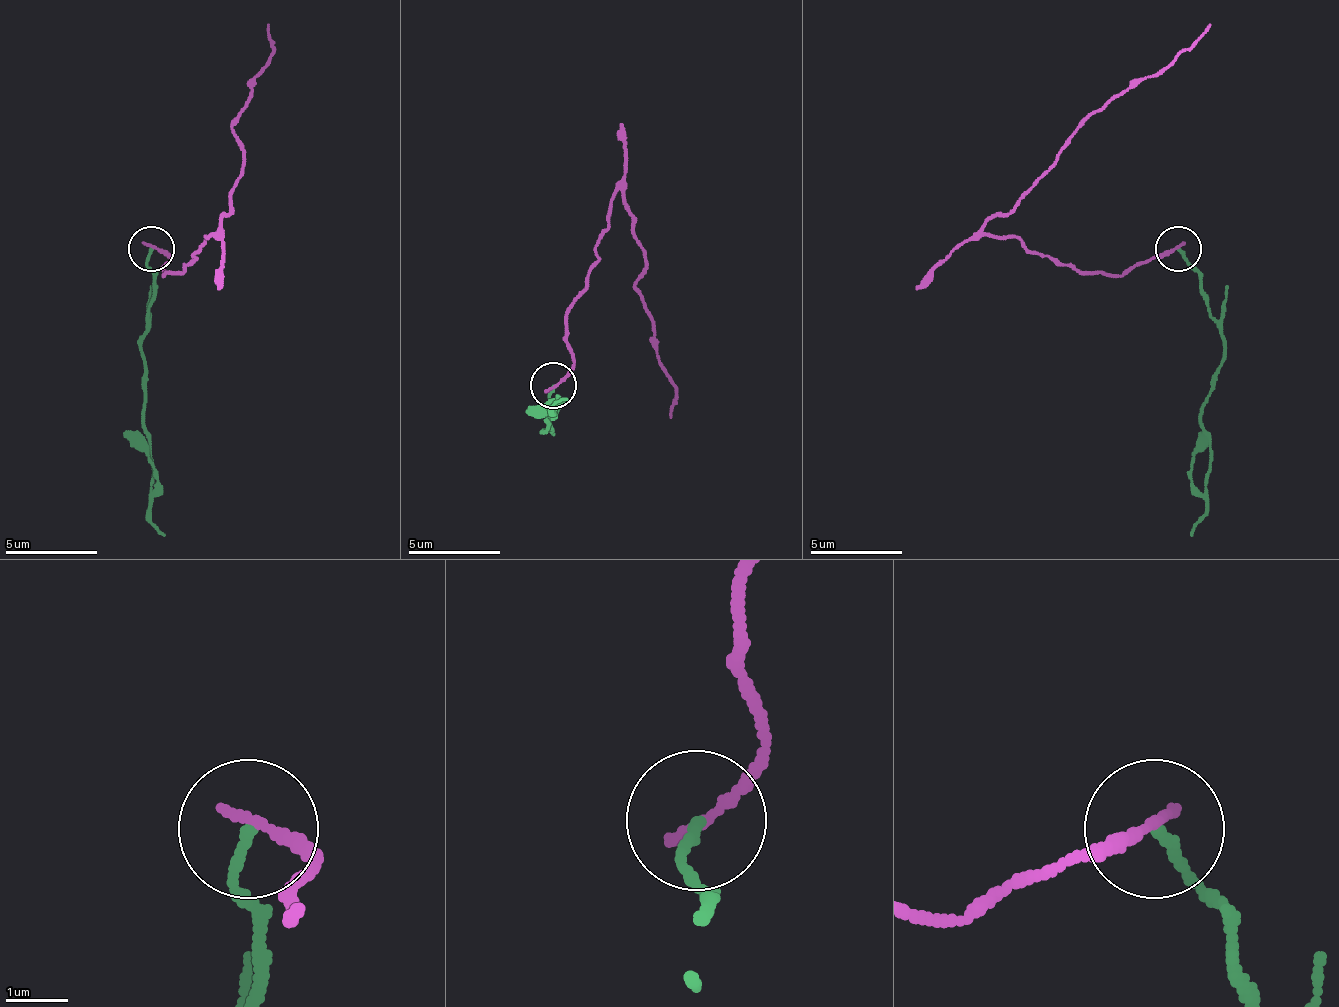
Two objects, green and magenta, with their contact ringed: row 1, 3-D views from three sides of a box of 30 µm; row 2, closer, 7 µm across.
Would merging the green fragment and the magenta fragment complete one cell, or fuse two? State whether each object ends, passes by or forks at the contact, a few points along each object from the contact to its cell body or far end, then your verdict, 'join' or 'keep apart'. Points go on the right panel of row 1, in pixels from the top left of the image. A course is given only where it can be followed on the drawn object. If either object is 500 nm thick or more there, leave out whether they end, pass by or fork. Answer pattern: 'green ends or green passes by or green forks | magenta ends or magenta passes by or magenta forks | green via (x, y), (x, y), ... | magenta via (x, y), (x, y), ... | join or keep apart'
green ends | magenta ends | green via (1179, 247), (1202, 284), (1225, 344), (1215, 390), (1202, 408), (1202, 440), (1211, 449), (1206, 514), (1193, 537) | magenta via (1179, 247), (1119, 275), (1087, 275), (981, 229), (1041, 174), (1082, 123), (1110, 100), (1156, 77), (1211, 22) | keep apart

